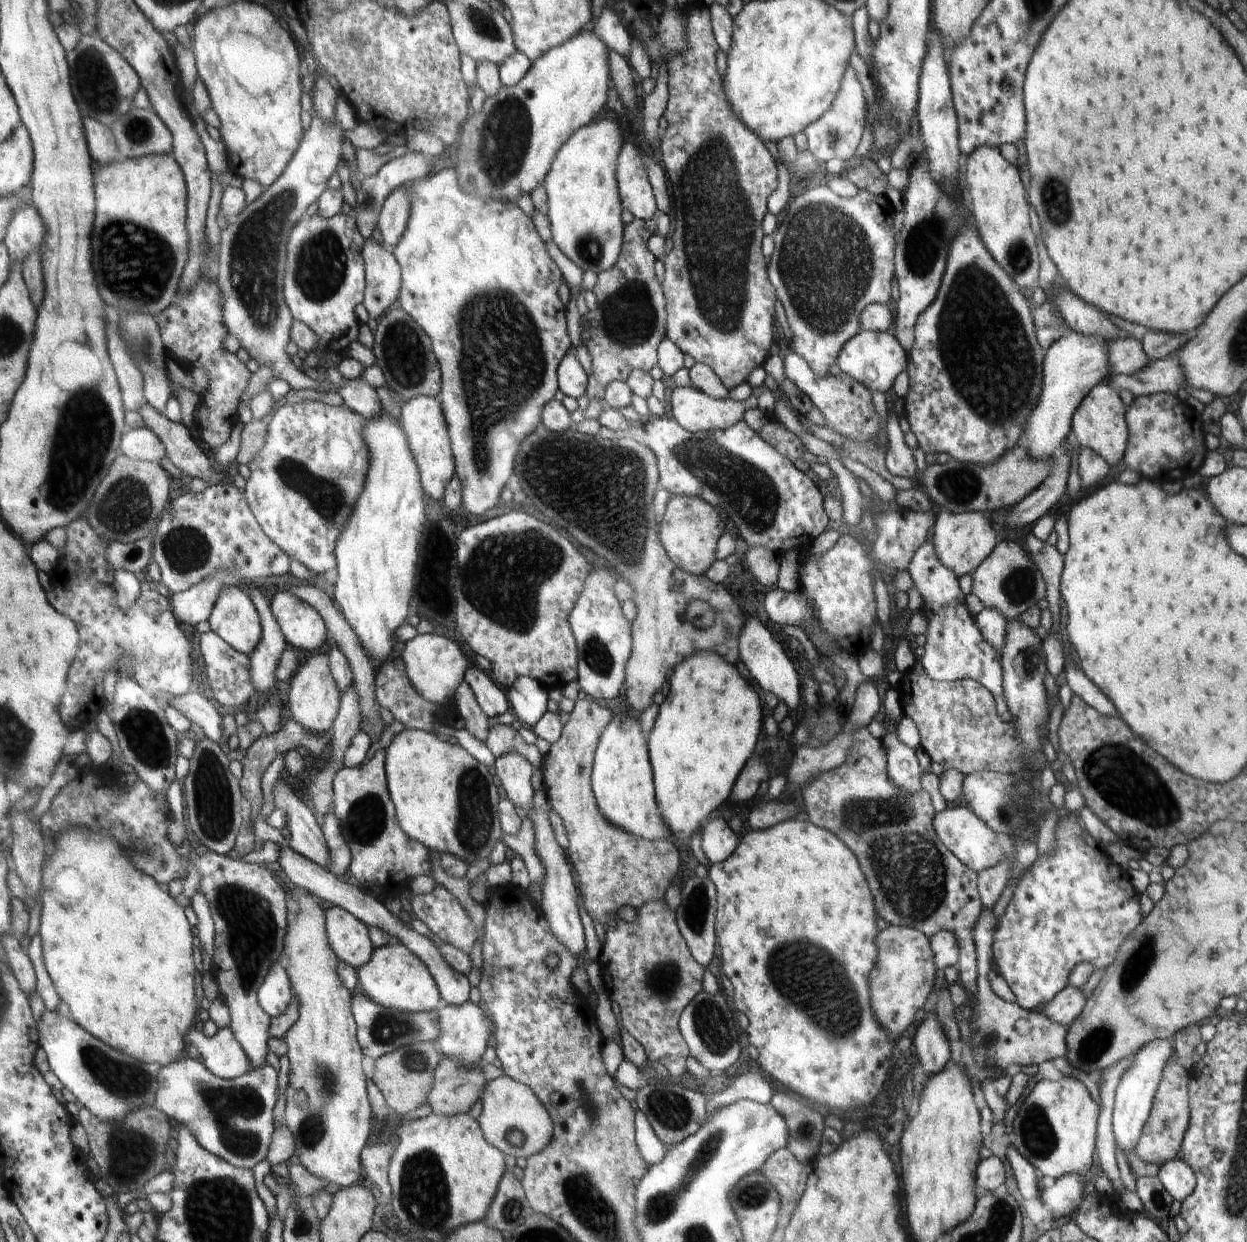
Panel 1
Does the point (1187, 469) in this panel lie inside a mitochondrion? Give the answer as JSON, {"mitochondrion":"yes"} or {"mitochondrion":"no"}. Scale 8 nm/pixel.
{"mitochondrion":"no"}

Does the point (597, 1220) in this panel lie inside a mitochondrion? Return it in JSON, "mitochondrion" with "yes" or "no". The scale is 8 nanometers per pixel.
{"mitochondrion":"yes"}

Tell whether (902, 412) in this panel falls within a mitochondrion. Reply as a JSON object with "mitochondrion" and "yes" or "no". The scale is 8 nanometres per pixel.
{"mitochondrion":"no"}

